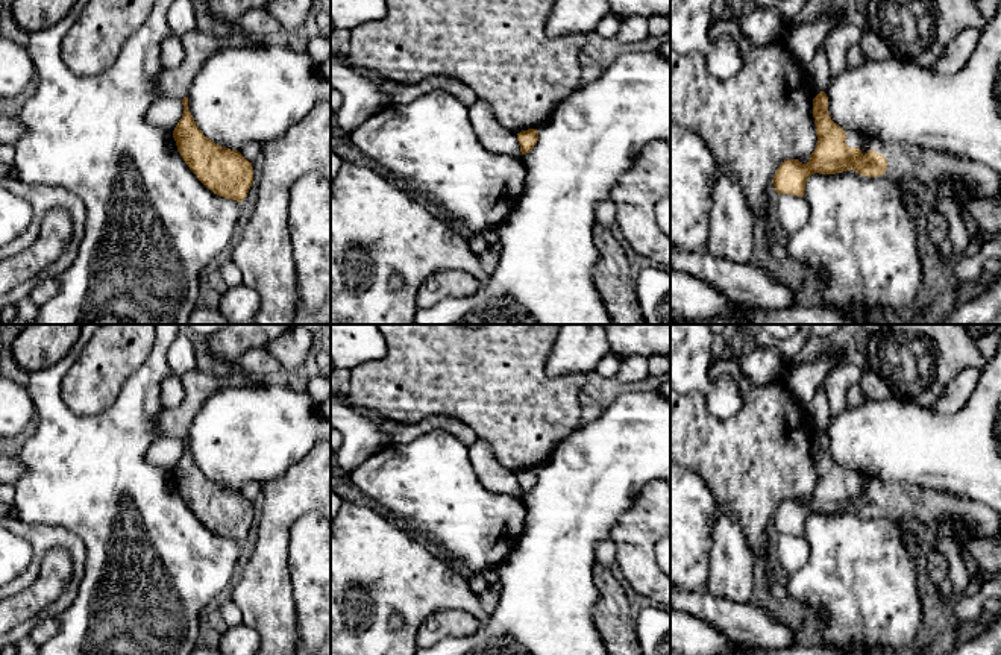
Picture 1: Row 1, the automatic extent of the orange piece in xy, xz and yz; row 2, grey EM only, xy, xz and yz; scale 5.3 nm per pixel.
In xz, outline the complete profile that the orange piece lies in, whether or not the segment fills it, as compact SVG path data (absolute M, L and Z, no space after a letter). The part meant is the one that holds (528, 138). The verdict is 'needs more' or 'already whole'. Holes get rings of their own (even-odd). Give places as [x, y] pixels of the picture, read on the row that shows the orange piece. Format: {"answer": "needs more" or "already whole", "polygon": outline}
{"answer": "already whole", "polygon": "M528 129L517 133L517 141L522 150L522 155L529 153L538 141L537 129Z"}

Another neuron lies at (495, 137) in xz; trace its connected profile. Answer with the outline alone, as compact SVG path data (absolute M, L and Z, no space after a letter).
M478 99L469 108L469 118L478 139L485 149L522 159L523 155L517 141L517 133L497 123L488 103Z

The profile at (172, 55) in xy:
M170 35L161 42L159 59L164 70L177 68L184 62L185 56L187 53L182 49L179 38Z

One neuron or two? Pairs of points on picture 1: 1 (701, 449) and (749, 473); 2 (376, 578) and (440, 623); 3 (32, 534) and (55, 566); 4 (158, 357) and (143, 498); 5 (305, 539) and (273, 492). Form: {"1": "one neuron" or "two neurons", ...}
{"1": "one neuron", "2": "two neurons", "3": "two neurons", "4": "one neuron", "5": "two neurons"}

